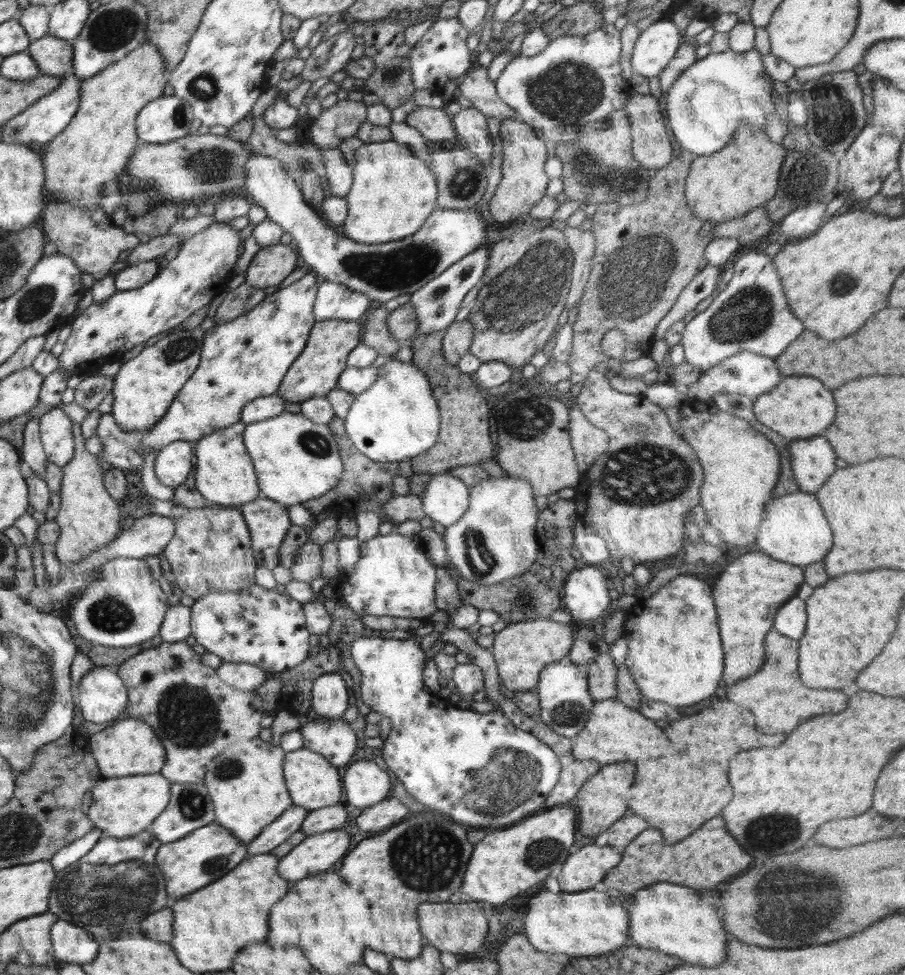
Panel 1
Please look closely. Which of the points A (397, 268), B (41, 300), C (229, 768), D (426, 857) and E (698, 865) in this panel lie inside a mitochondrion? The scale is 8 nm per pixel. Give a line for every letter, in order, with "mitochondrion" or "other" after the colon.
A: mitochondrion
B: mitochondrion
C: mitochondrion
D: mitochondrion
E: other

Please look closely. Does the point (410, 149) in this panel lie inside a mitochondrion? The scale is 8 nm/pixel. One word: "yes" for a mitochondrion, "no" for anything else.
no

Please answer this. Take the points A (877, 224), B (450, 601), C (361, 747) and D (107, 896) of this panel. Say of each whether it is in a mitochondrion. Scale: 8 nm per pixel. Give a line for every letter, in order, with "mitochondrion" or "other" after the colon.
A: other
B: other
C: other
D: mitochondrion

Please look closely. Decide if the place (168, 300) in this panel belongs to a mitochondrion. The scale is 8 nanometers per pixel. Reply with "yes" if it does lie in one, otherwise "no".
no

